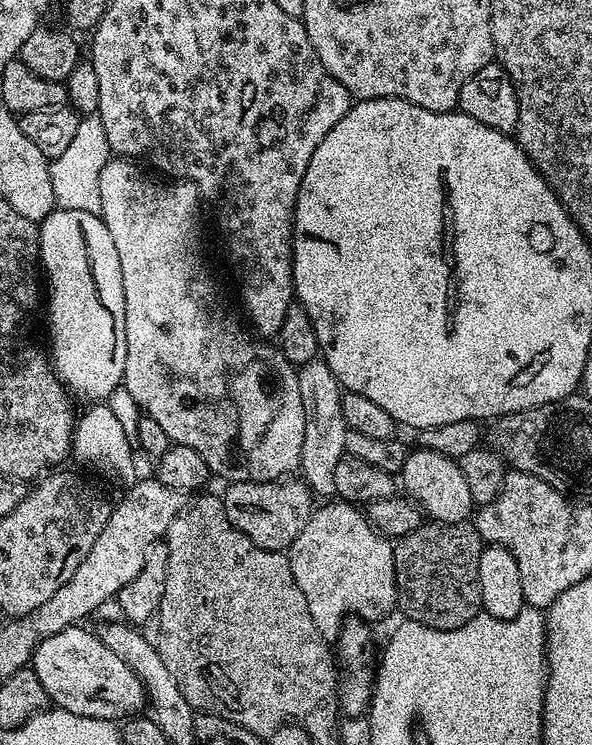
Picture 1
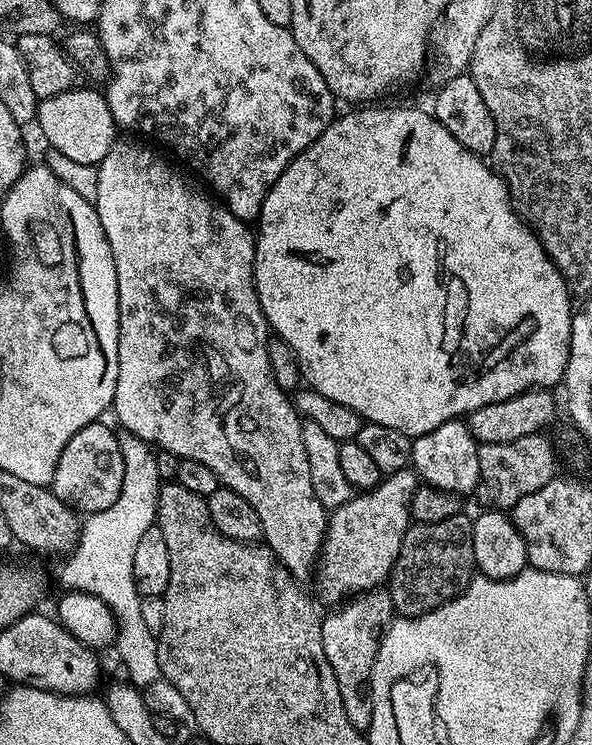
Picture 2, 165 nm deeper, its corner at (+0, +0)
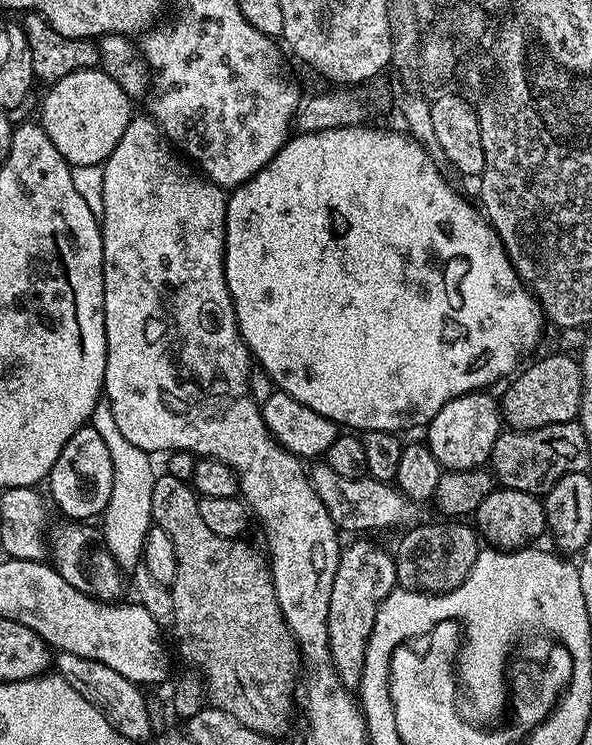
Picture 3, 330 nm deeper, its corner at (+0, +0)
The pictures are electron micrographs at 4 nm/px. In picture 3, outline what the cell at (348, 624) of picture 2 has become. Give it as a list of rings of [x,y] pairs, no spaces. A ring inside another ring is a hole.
[[[356,538],[352,545],[340,554],[340,565],[334,574],[334,586],[330,590],[330,614],[328,615],[328,645],[330,658],[342,686],[359,689],[366,660],[368,639],[374,630],[374,618],[380,603],[398,587],[396,583],[396,558],[391,551],[379,548],[372,538]]]

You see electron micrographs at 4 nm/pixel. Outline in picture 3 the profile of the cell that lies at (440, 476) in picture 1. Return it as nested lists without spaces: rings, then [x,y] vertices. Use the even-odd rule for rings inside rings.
[[[487,391],[467,392],[454,398],[438,410],[438,414],[426,425],[428,449],[438,458],[441,469],[461,472],[471,468],[483,468],[492,459],[494,442],[502,431],[502,417],[497,397]]]

